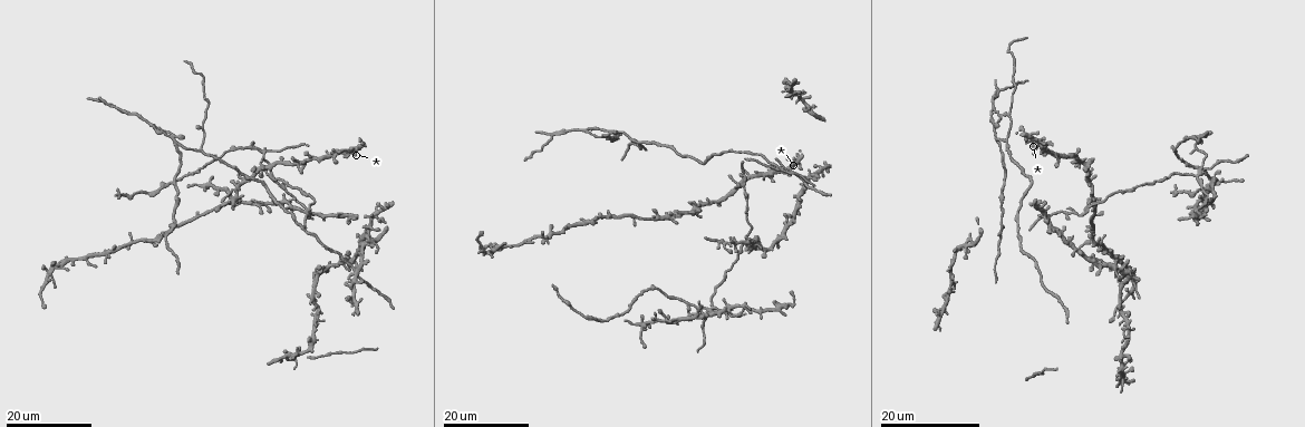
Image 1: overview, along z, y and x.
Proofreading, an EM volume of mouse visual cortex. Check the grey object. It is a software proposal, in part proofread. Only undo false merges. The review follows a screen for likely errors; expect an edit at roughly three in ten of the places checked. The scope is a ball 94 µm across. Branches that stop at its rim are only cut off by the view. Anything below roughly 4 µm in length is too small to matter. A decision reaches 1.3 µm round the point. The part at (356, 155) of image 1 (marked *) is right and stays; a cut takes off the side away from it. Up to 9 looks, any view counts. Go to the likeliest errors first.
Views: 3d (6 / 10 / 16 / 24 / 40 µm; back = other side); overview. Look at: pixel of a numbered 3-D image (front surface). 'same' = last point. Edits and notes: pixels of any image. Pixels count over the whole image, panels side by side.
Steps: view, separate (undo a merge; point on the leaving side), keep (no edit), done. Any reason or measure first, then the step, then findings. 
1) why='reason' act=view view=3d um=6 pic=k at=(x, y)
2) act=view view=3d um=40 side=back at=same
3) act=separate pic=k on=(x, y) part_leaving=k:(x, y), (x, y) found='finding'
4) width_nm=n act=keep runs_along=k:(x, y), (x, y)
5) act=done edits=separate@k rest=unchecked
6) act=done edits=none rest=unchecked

why='four or more arms meet' act=view view=3d um=16 pic=1 at=(205, 185)

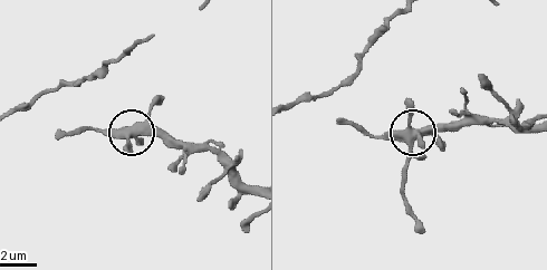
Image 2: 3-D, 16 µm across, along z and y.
why='closer look' act=view view=3d um=10 pic=2 at=(409, 141)

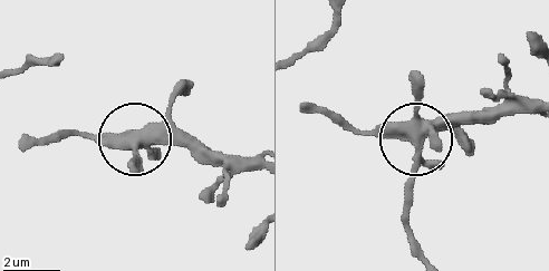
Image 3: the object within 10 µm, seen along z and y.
act=view view=3d um=6 pic=3 at=(416, 140)

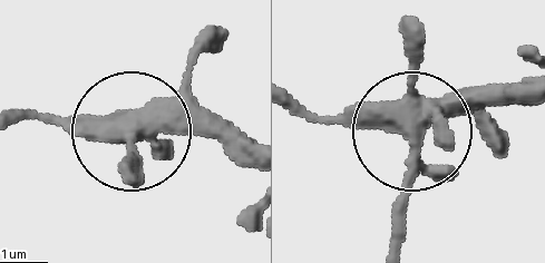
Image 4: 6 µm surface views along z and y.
act=keep runs_along=4:(527, 80), (407, 125), (292, 117) found='all the same neuron'

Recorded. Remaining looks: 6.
why='three-way junction' act=view view=3d um=16 pic=1 at=(1008, 139)

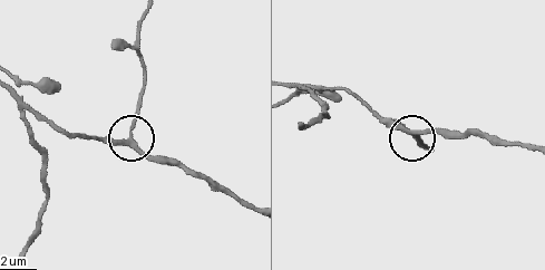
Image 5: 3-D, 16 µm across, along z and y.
why='zoom in' act=view view=3d um=6 pic=5 at=(127, 139)

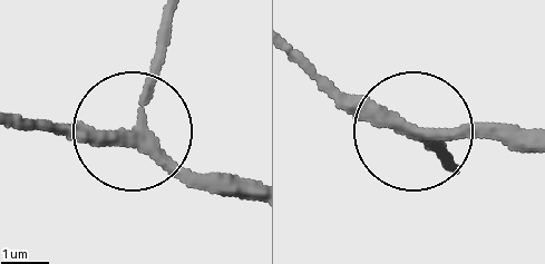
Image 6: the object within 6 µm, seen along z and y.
arms=3 act=keep runs_along=6:(251, 202), (191, 186), (143, 142), (166, 15) found='one neuron here'

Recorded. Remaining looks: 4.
why='four arms meet' act=view view=3d um=16 pic=1 at=(742, 306)

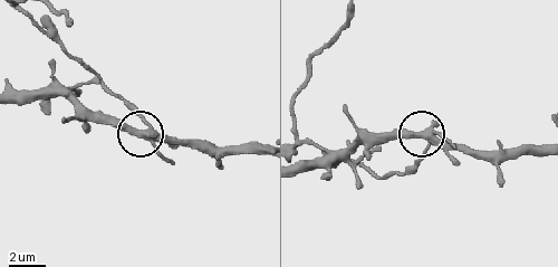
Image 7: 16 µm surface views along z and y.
act=view view=3d um=6 pic=7 at=(427, 135)

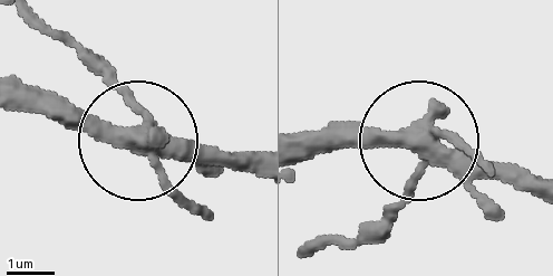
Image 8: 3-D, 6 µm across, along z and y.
arms=4 act=separate pic=8 on=(126, 92) part_leaving=8:(434, 141), (362, 232), (327, 245) found='two neurons meet here'

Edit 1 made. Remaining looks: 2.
why='two arms in line, one across' act=view view=3d um=24 pic=1 at=(298, 163)

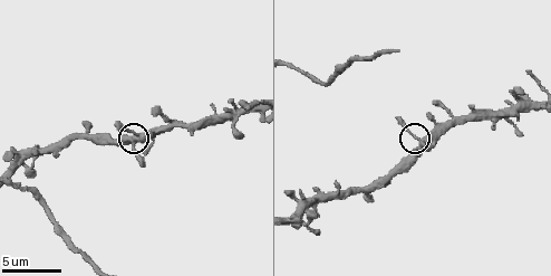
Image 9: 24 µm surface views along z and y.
act=view view=3d um=10 pic=9 at=(142, 138)

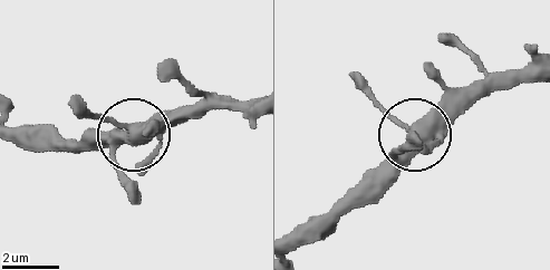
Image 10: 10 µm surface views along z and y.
arms=3 act=keep runs_along=10:(249, 103), (163, 112), (127, 133), (65, 141) found='one neuron here'

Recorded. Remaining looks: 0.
act=done edits=separate@8 rest=unchecked

